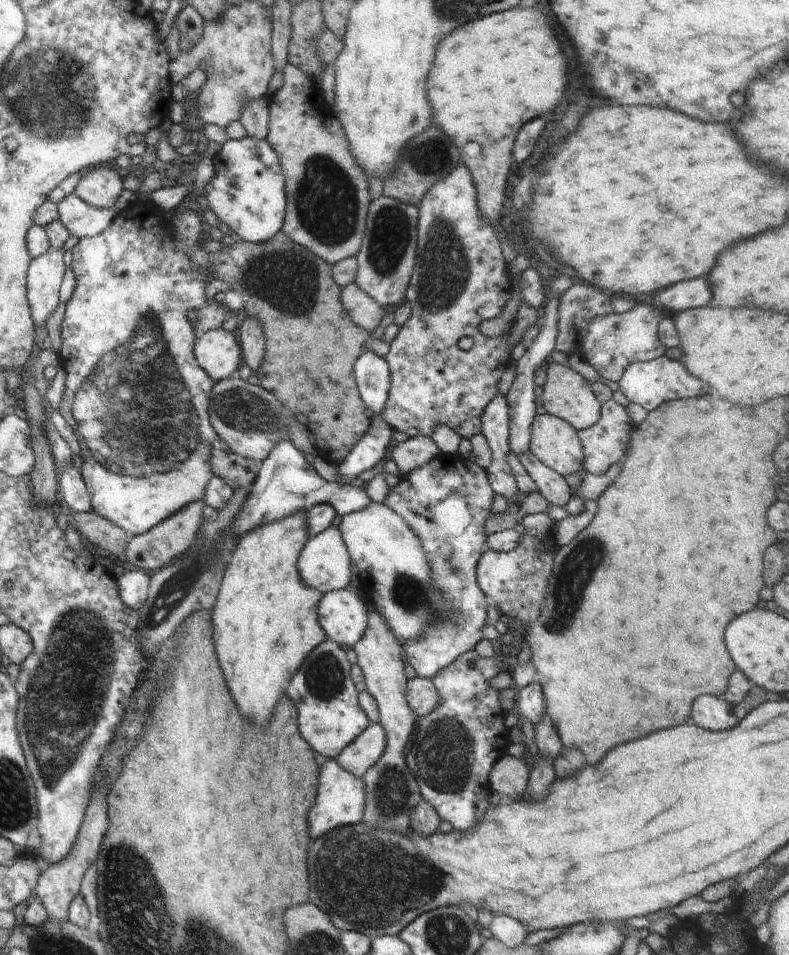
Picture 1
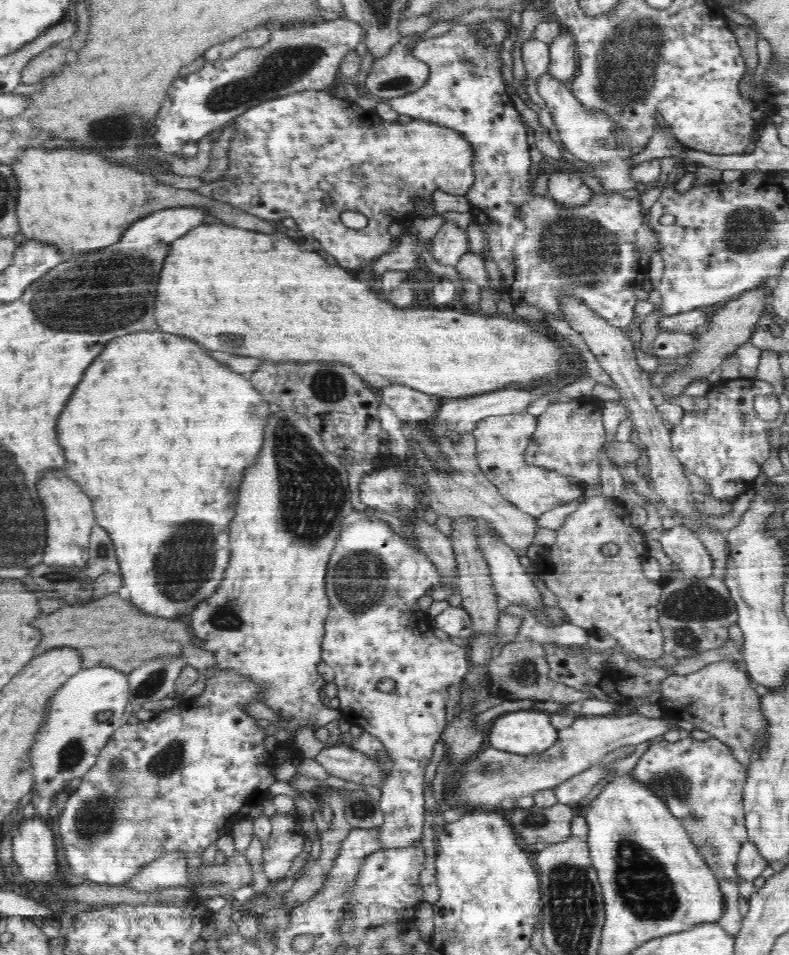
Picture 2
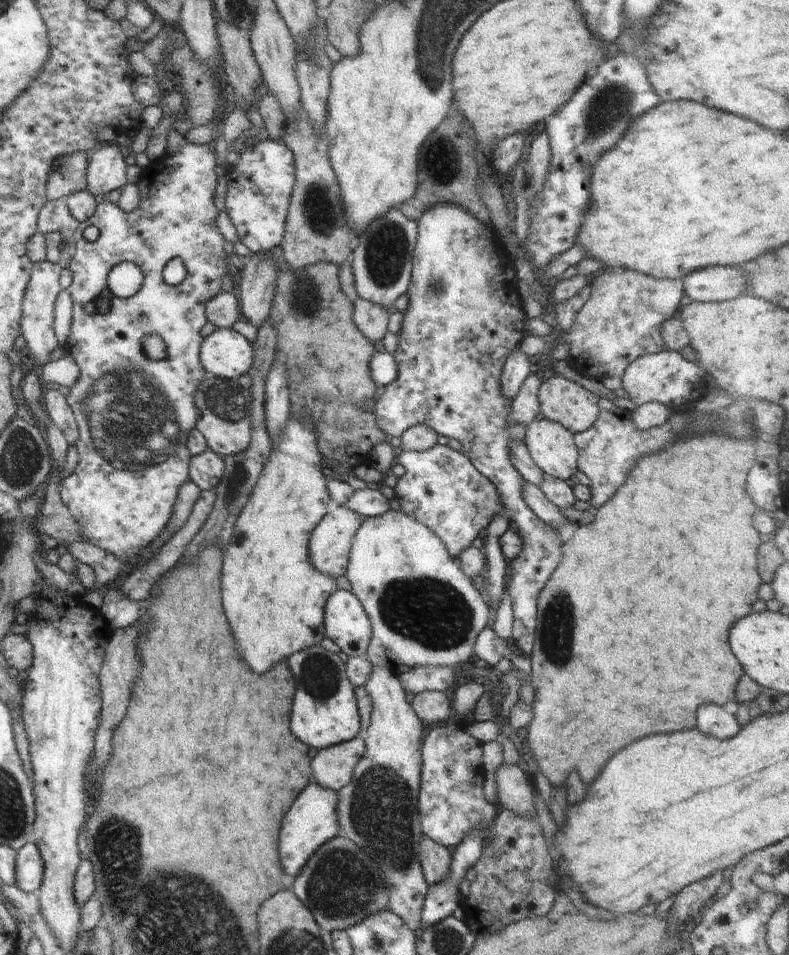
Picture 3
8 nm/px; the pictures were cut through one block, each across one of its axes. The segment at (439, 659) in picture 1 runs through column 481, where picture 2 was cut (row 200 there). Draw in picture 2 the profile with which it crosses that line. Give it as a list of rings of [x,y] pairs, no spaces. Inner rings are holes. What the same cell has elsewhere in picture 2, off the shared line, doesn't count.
[[[487,19],[479,26],[488,30],[487,38],[481,38],[470,24],[459,24],[441,36],[416,42],[410,55],[428,64],[428,80],[416,92],[385,102],[398,114],[451,128],[470,143],[475,152],[472,161],[474,182],[464,195],[473,220],[486,234],[485,254],[496,262],[504,280],[502,291],[511,298],[514,306],[530,304],[543,314],[554,314],[560,319],[562,311],[558,298],[567,294],[581,300],[608,325],[626,330],[636,316],[634,291],[643,286],[648,277],[650,256],[658,253],[660,248],[658,235],[648,225],[648,215],[642,213],[640,199],[628,199],[616,192],[593,193],[586,204],[566,209],[548,194],[532,195],[528,132],[520,112],[506,93],[506,82],[500,71],[502,58],[498,50],[502,41],[509,38],[513,27],[504,19]]]

